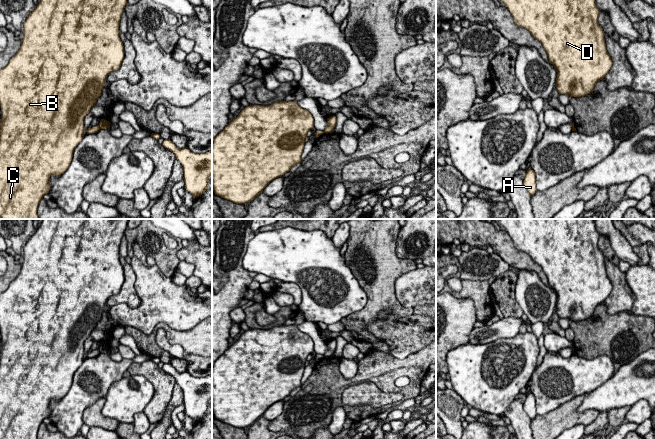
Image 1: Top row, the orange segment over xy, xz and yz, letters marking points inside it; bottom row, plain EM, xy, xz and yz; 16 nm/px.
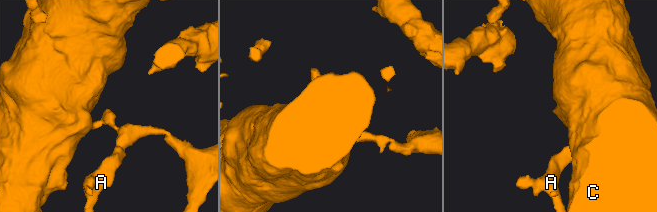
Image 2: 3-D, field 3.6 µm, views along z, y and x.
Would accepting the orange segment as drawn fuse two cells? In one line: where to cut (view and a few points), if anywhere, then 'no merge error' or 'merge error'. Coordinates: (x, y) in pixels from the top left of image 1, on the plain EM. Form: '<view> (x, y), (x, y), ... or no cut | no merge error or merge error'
xy (97, 349), (100, 352) | merge error

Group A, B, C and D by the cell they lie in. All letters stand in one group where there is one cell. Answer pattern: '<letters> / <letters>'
A / B C D

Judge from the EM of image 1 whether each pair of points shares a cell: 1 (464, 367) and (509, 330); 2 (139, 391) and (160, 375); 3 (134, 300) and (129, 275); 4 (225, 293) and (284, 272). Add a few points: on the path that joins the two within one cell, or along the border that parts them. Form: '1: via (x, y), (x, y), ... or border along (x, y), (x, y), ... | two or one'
1: border along (518, 332), (512, 337), (499, 337), (478, 344) | two
2: border along (130, 374), (141, 374), (152, 385), (147, 405) | two
3: via (129, 294), (129, 281) | one
4: border along (247, 249), (243, 257), (242, 266), (249, 272) | two

